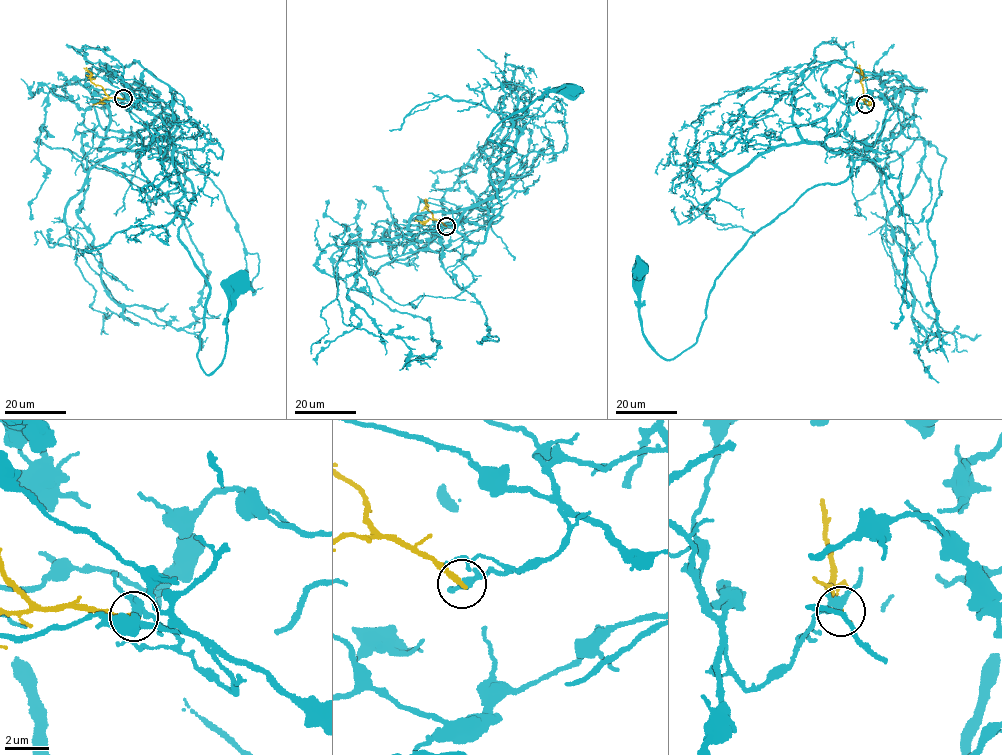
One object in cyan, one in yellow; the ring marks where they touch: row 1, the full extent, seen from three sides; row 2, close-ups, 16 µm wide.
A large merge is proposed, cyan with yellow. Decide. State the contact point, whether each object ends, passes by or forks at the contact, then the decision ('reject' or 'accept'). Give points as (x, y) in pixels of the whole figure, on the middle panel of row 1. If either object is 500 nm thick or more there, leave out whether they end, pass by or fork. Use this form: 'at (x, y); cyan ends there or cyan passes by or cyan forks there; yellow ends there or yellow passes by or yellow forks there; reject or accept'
at (446, 226); cyan passes by; yellow ends there; reject

